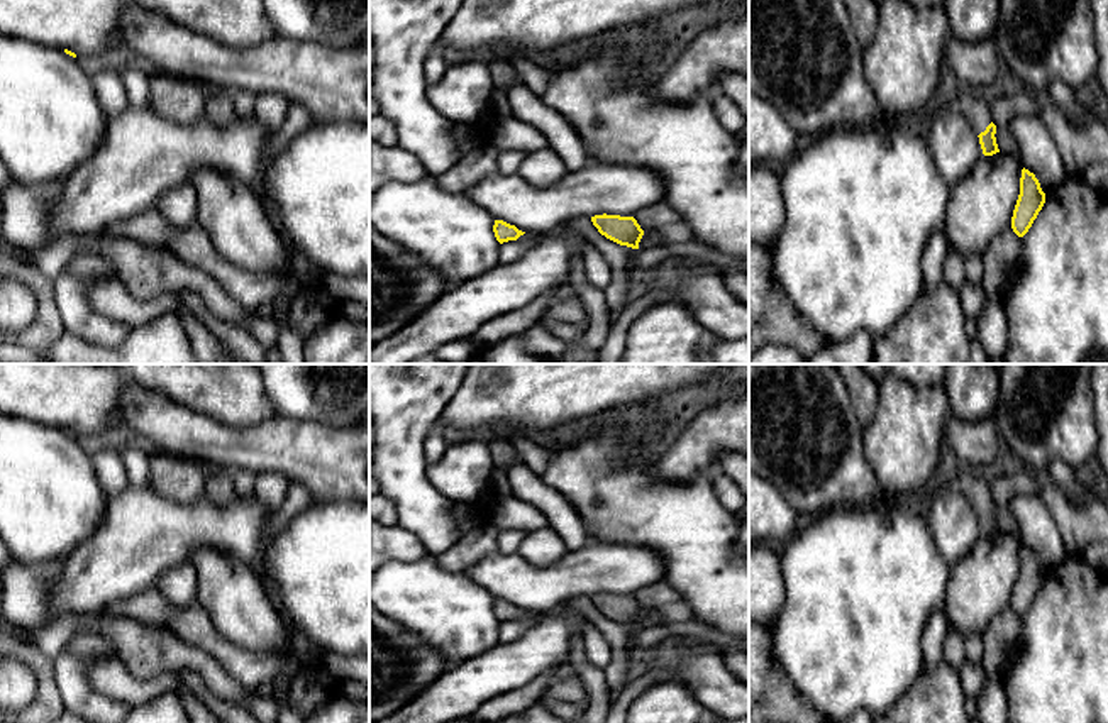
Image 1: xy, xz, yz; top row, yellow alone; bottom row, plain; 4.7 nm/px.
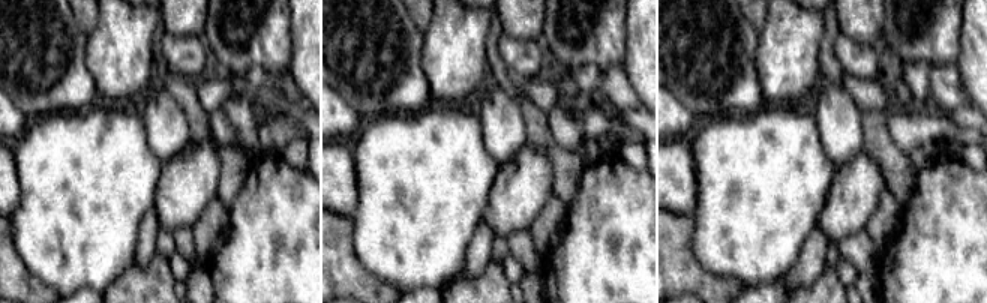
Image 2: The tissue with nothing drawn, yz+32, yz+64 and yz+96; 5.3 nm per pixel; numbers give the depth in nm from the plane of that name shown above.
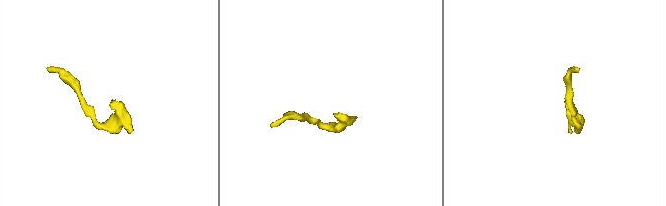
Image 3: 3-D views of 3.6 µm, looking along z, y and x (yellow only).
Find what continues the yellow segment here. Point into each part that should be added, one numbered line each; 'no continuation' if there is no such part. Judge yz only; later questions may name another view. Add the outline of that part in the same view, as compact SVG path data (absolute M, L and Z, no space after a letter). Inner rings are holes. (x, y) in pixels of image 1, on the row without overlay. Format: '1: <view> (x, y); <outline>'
1: yz (975, 485); M949 464L947 481L954 483L979 515L993 501L989 481L984 472L969 471L957 464Z

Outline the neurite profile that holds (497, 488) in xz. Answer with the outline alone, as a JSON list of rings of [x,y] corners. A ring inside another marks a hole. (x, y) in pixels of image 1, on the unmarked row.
[[[495,466],[488,481],[485,483],[481,494],[478,496],[476,501],[471,503],[471,506],[488,518],[493,513],[495,506],[501,499],[510,496],[513,494],[512,494],[510,483],[507,479],[507,467]]]

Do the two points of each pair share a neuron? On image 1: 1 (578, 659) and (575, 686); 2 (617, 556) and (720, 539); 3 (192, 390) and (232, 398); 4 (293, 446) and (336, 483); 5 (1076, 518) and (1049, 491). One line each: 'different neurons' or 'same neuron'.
1: different neurons
2: different neurons
3: same neuron
4: same neuron
5: same neuron

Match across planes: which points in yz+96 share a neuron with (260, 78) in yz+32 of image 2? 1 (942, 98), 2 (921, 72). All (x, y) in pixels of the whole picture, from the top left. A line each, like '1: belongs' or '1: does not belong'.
1: does not belong
2: belongs

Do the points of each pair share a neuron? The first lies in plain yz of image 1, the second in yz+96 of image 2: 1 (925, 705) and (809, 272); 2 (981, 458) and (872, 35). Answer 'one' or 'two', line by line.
1: two
2: two

